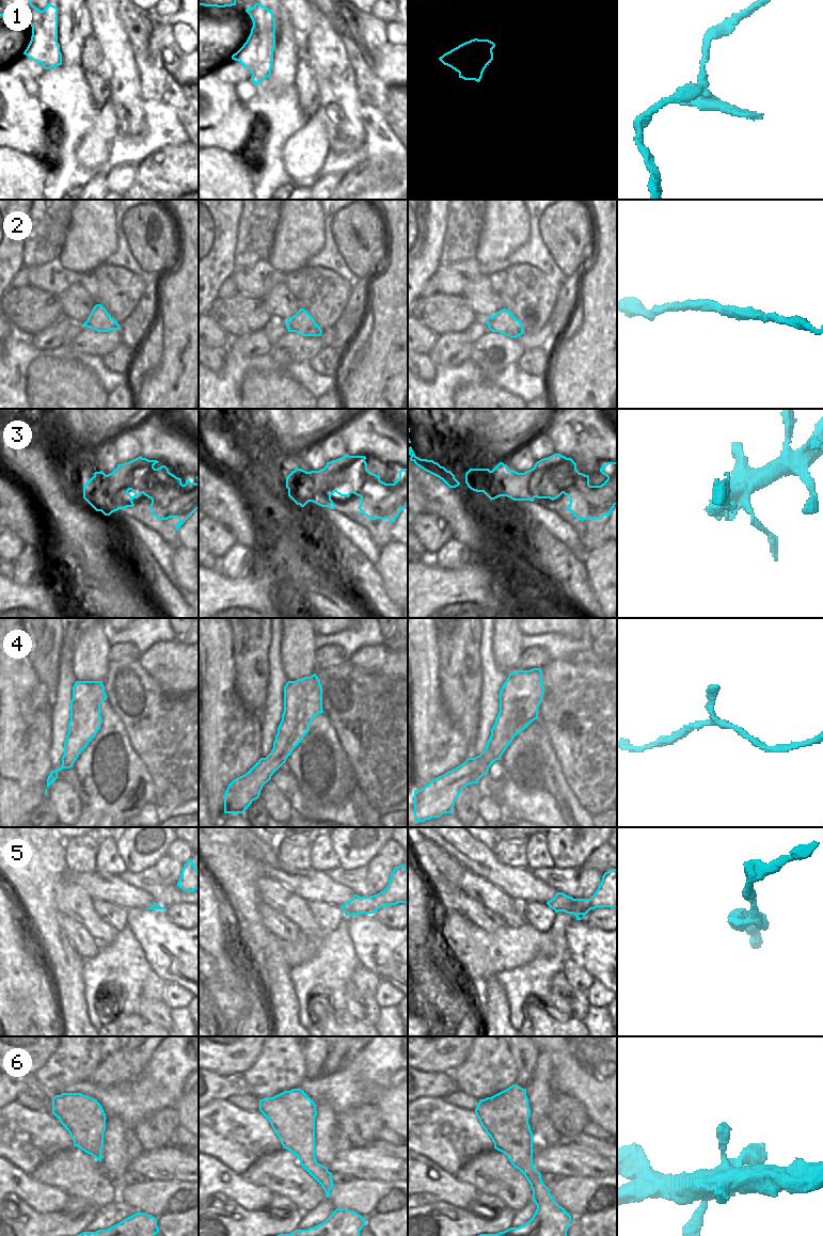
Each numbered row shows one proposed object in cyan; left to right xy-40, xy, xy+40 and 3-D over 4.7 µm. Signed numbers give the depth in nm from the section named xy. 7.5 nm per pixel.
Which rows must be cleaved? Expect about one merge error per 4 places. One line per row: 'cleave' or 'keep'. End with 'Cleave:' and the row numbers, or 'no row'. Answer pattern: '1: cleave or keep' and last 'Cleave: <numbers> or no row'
1: cleave
2: keep
3: cleave
4: keep
5: keep
6: keep
Cleave: 1, 3

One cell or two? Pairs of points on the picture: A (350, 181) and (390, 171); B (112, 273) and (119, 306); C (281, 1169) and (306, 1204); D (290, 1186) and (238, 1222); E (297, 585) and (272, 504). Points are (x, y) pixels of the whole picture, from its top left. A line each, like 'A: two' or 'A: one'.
A: one
B: one
C: one
D: two
E: one

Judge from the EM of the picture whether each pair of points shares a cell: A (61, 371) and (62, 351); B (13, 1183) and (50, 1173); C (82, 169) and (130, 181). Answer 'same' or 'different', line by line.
A: different
B: different
C: different

